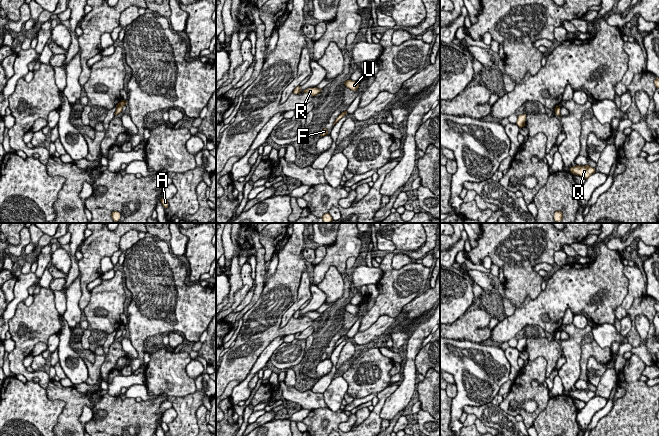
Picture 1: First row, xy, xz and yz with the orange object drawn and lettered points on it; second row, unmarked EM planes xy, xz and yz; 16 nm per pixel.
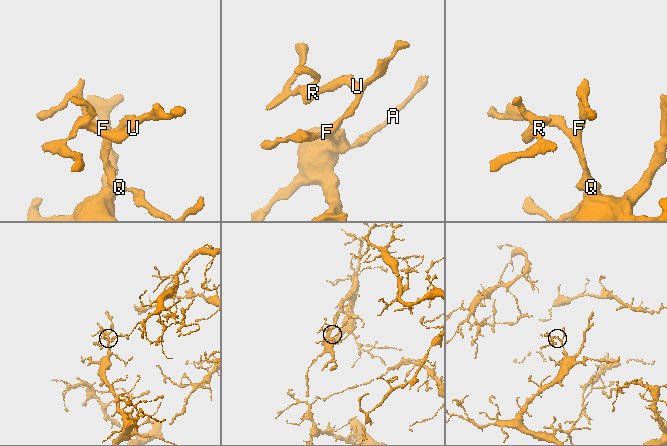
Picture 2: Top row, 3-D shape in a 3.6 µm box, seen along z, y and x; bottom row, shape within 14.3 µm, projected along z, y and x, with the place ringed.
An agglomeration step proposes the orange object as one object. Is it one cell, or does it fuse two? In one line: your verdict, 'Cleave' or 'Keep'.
Keep

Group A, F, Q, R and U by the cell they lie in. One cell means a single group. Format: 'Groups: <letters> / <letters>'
Groups: A F Q R U

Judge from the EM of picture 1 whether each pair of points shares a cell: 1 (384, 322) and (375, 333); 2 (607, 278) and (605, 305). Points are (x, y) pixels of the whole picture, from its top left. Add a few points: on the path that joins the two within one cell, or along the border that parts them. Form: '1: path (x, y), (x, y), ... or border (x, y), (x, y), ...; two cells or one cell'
1: path (382, 325), (377, 330); one cell
2: path (607, 285), (609, 291), (606, 298); one cell

